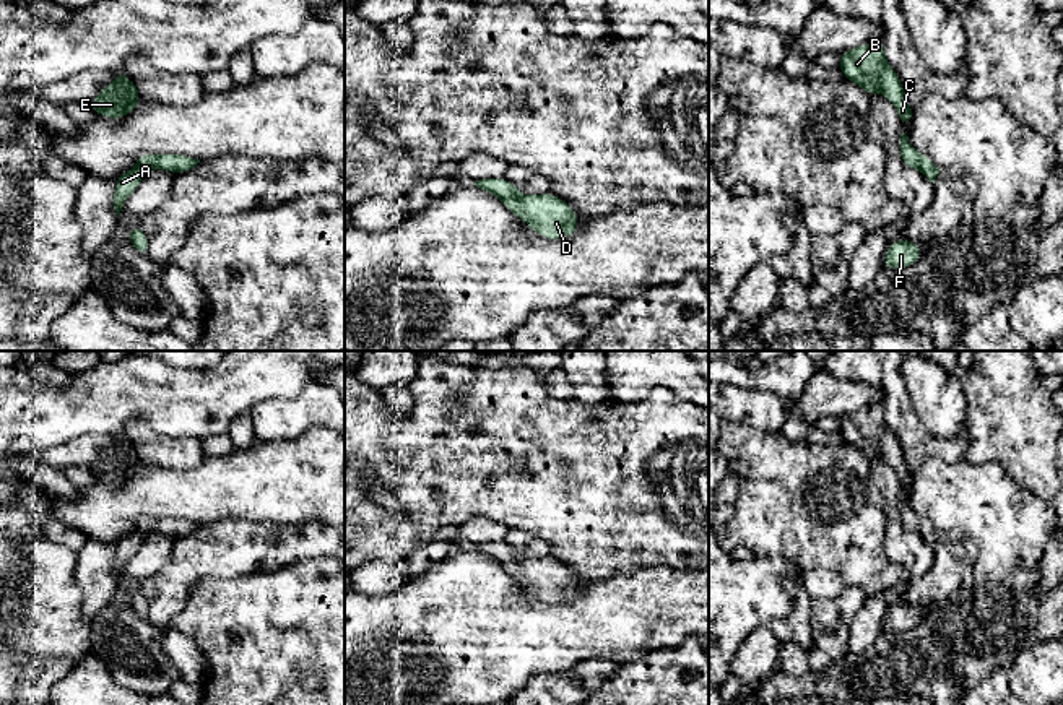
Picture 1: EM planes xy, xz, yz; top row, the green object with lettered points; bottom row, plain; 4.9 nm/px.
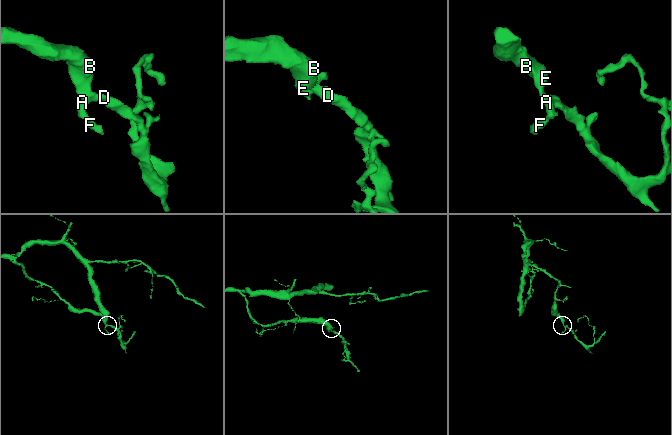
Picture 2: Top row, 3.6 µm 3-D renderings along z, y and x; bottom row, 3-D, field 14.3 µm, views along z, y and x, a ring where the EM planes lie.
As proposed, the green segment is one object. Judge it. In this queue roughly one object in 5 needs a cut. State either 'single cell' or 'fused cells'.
single cell

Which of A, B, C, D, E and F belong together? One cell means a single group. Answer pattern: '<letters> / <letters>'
A B C D E F

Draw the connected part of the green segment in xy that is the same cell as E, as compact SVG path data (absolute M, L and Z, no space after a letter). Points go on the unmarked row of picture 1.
M125 434L117 435L117 442L106 448L96 463L88 466L96 479L124 482L138 471L141 463L138 452L127 440Z

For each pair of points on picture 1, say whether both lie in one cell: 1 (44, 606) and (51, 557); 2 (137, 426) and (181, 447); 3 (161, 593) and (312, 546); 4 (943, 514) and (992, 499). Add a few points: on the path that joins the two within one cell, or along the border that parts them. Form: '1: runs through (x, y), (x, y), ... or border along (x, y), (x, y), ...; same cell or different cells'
1: runs through (47, 595), (49, 569); same cell
2: runs through (148, 437), (158, 447), (169, 447); same cell
3: runs through (199, 556), (212, 549), (275, 548); same cell
4: runs through (954, 502), (980, 501); same cell

